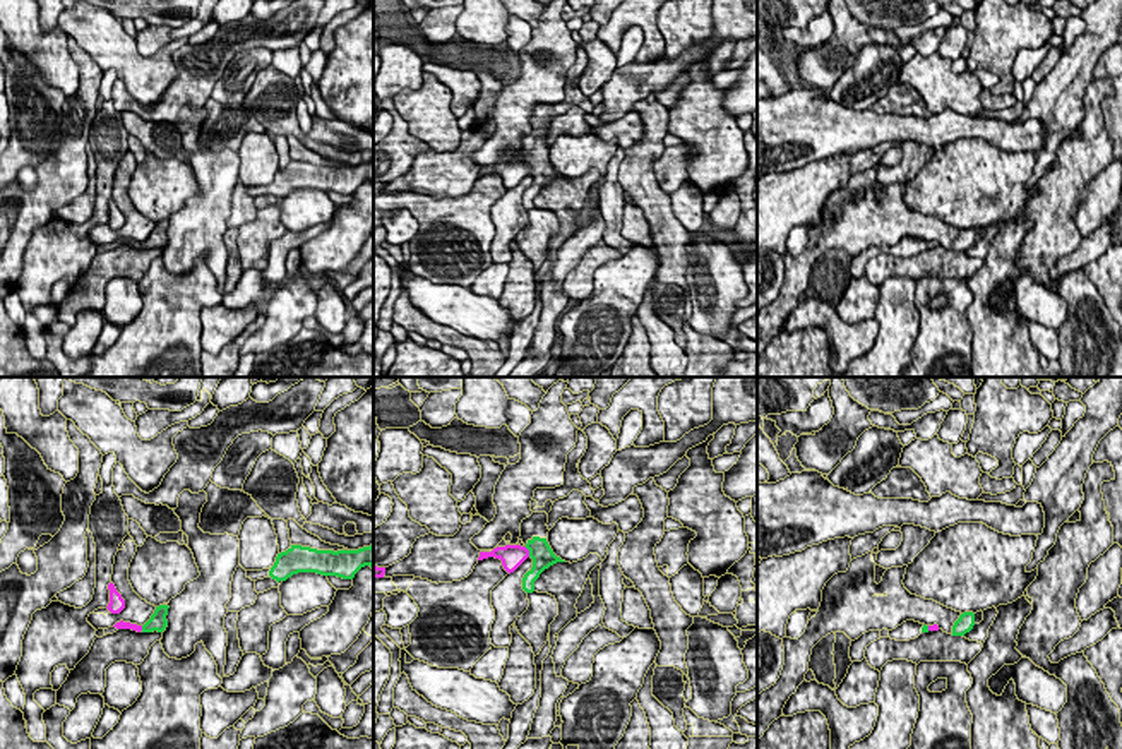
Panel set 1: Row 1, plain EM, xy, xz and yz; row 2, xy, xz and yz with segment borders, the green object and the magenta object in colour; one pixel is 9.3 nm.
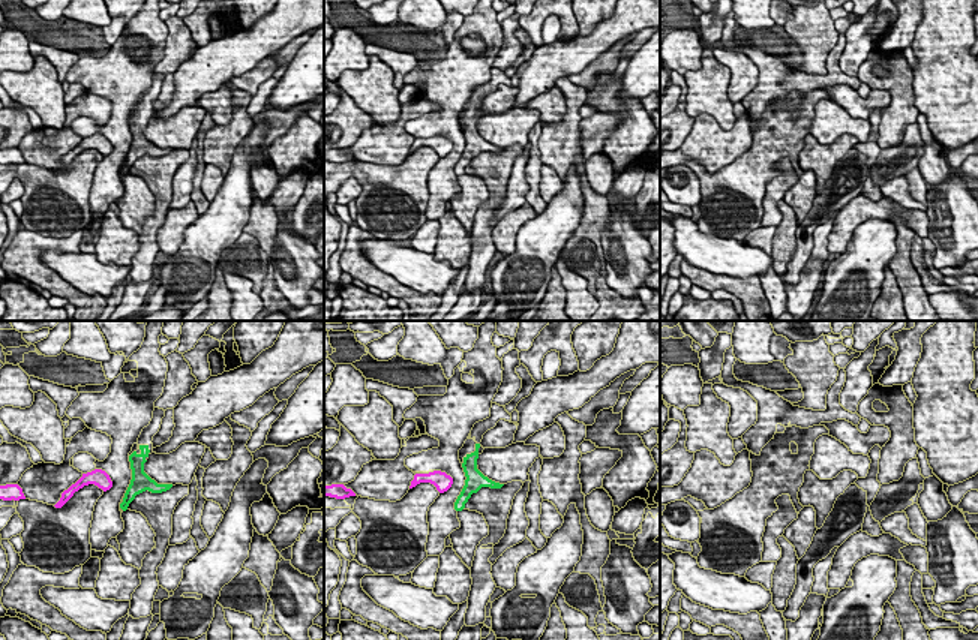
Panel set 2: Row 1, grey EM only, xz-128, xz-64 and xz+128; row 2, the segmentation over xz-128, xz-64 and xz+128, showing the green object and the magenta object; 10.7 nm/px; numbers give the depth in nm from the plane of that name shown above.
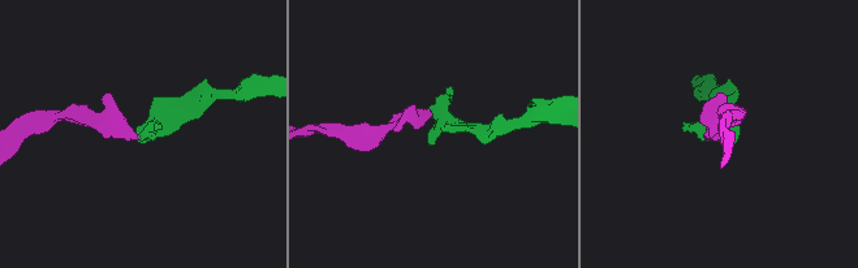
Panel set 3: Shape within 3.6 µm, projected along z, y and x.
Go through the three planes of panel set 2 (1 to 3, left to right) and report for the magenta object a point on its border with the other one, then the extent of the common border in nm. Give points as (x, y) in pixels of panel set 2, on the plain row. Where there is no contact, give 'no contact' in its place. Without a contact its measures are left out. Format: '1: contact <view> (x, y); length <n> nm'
1: no contact
2: no contact
3: no contact

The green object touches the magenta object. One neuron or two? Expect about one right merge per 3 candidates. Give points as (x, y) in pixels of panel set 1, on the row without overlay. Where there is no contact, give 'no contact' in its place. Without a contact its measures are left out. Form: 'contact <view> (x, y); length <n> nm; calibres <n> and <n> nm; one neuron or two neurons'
contact xz (530, 168); length 110 nm; calibres 200 and 220 nm; one neuron

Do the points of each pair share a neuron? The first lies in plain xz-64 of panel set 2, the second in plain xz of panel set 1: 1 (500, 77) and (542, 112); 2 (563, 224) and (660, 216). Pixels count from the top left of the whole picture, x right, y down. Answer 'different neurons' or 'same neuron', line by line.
1: same neuron
2: different neurons

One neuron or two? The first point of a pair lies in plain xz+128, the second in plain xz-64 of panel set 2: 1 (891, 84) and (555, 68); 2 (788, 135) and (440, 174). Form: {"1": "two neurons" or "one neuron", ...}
{"1": "two neurons", "2": "two neurons"}

